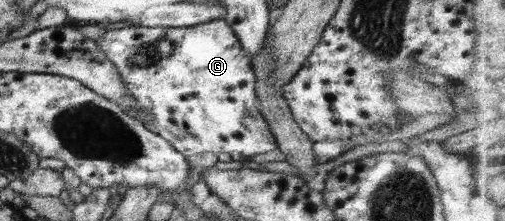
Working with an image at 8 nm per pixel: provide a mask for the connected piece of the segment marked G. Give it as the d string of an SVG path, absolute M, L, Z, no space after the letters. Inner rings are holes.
M223 17L194 27L130 26L108 30L95 43L120 73L127 95L137 102L135 107L153 118L150 128L153 133L168 140L187 159L212 152L227 153L233 161L245 162L277 147L275 137L259 113L250 53L242 49L238 36Z

